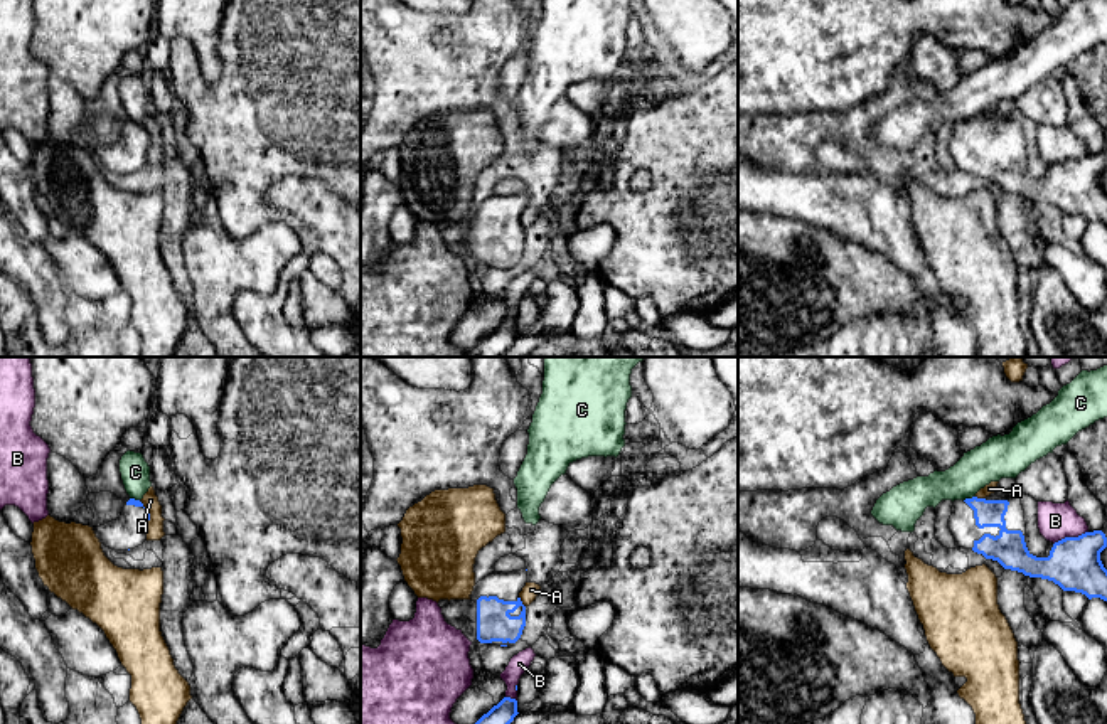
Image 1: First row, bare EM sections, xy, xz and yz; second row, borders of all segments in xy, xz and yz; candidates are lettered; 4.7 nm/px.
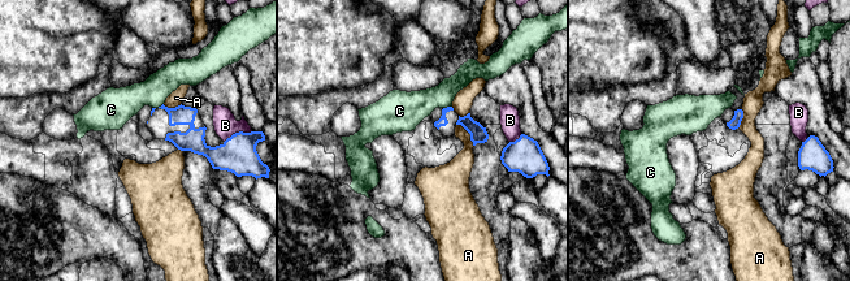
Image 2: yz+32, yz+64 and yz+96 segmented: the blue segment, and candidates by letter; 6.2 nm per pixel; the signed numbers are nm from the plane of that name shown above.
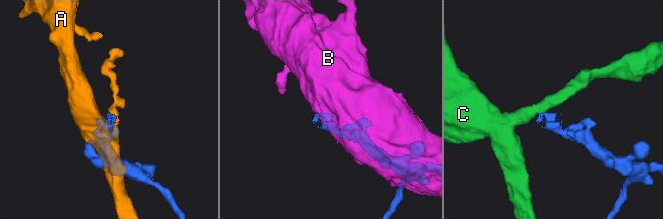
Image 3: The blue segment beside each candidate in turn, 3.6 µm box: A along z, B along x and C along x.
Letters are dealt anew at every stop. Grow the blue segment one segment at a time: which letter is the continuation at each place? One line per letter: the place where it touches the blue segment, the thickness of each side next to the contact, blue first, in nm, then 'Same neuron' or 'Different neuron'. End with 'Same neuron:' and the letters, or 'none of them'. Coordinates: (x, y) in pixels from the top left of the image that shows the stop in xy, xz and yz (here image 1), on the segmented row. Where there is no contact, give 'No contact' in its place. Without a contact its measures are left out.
A: Touches blue at xz (521, 601). Thickness 170 nm (blue) against 80 nm. Different neuron
B: Touches blue at yz (1070, 537). Thickness 260 nm (blue) against 180 nm. Different neuron
C: Touches blue at yz (969, 499). Thickness 130 nm (blue) against 200 nm. Different neuron
Same neuron: none of them

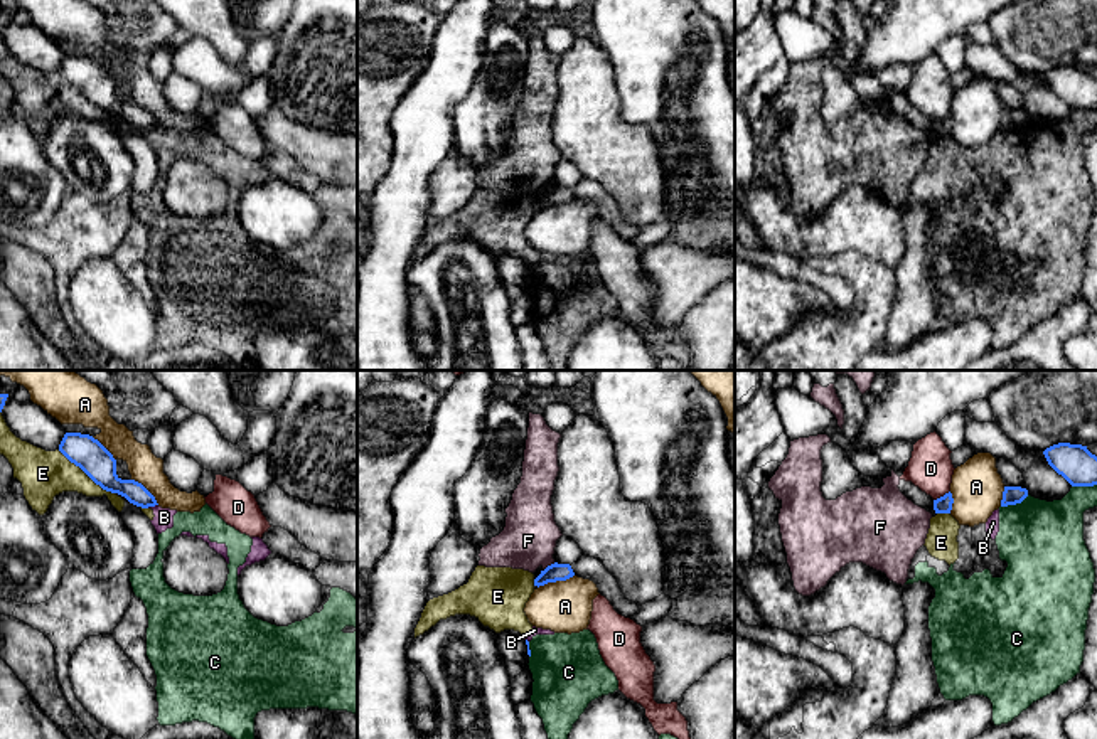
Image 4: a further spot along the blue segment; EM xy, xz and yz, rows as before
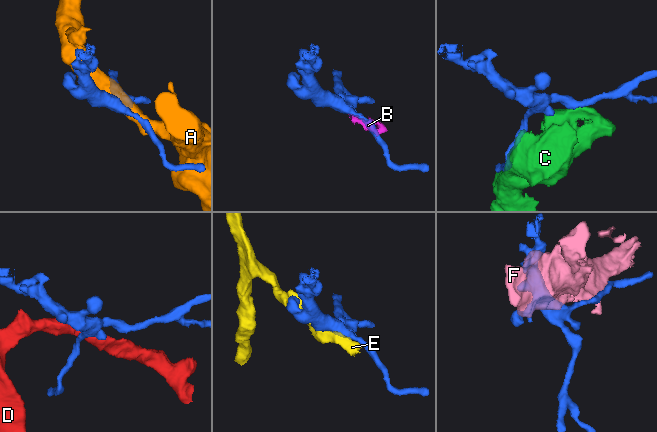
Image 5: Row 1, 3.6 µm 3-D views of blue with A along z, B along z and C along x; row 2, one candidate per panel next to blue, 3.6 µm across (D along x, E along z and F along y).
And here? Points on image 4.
A: Touches blue at xz (555, 581). Thickness 90 nm (blue) against 260 nm. Different neuron
B: Touches blue at xy (152, 505). Thickness 100 nm (blue) against 100 nm. Different neuron
C: Touches blue at yz (1015, 504). Thickness 90 nm (blue) against 380 nm. Different neuron
D: Touches blue at yz (941, 497). Thickness 80 nm (blue) against 220 nm. Different neuron
E: Touches blue at xy (86, 473). Thickness 160 nm (blue) against 220 nm. Different neuron
F: Touches blue at xz (551, 564). Thickness 90 nm (blue) against 260 nm. Different neuron
Same neuron: none of them

